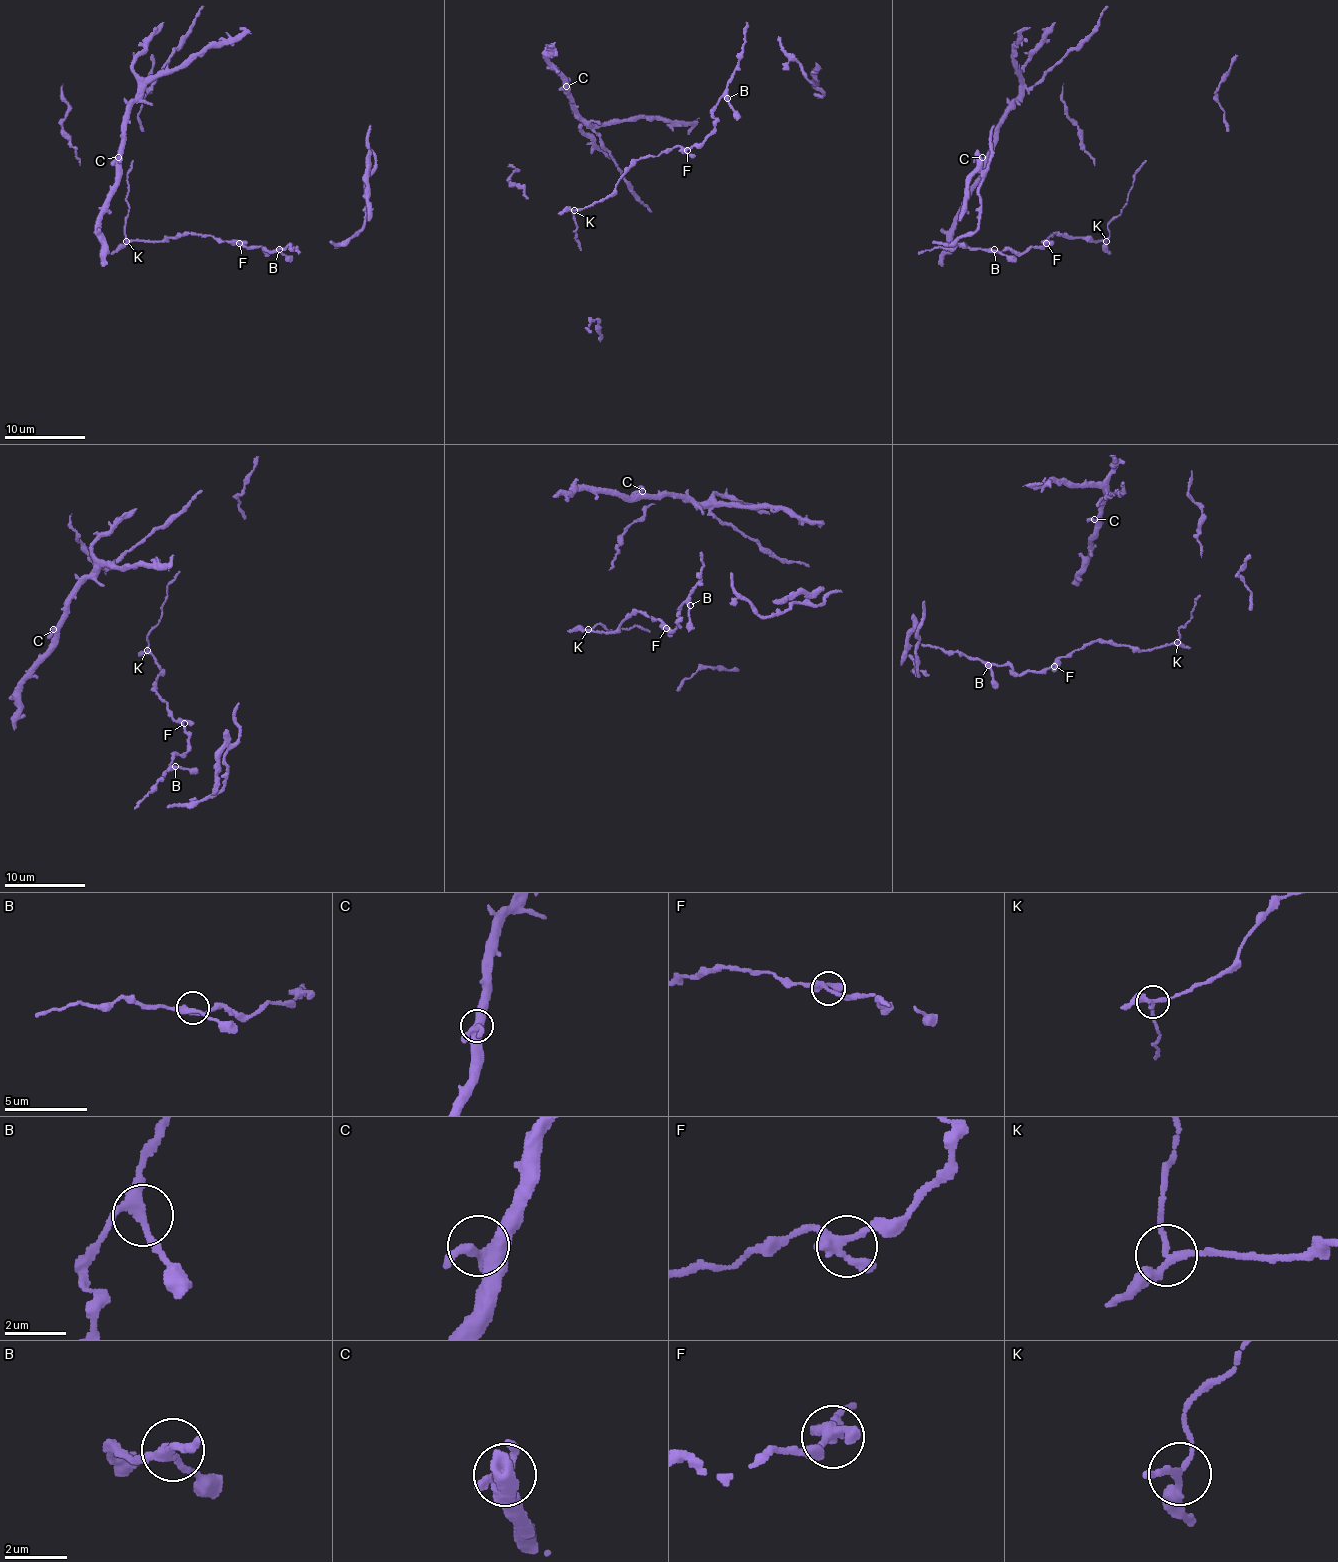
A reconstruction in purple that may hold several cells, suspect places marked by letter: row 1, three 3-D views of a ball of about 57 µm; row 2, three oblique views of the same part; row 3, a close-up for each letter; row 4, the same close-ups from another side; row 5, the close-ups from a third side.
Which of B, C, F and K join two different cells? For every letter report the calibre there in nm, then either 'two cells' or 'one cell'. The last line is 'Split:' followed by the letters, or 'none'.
B: calibre 280 nm; one cell
C: calibre 340 nm; one cell
F: calibre 320 nm; one cell
K: calibre 220 nm; two cells
Split: K

